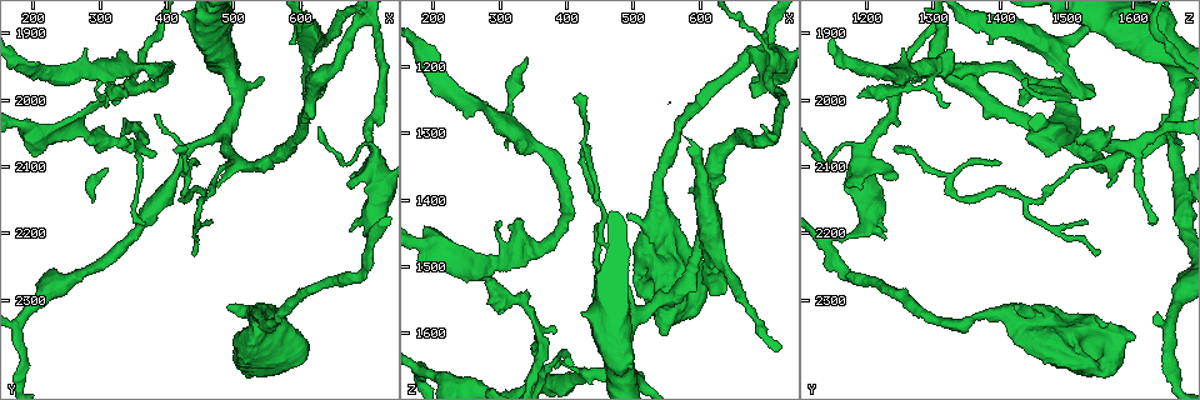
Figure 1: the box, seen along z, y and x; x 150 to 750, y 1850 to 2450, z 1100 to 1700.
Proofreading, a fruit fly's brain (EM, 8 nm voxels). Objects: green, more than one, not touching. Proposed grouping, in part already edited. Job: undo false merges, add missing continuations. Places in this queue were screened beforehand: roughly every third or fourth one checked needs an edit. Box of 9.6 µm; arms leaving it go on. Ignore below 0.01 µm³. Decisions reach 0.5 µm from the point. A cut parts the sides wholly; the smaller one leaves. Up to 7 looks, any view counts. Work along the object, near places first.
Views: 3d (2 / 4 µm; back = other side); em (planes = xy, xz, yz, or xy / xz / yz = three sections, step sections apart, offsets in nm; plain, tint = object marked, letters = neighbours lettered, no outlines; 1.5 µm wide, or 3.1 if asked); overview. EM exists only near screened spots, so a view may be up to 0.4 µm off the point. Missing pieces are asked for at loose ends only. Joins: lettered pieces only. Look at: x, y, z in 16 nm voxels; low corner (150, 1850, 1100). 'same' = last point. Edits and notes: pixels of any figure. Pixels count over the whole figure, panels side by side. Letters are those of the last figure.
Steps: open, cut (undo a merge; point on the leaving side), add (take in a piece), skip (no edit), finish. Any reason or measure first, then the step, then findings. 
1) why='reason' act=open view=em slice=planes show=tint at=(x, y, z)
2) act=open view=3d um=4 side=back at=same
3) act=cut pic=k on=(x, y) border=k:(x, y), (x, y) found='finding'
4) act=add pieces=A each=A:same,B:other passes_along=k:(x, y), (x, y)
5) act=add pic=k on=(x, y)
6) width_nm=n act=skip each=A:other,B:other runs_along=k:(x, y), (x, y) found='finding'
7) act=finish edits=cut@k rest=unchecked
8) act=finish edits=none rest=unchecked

why='three-way junction' act=open view=em slice=planes show=letters at=(315, 1950, 1300)

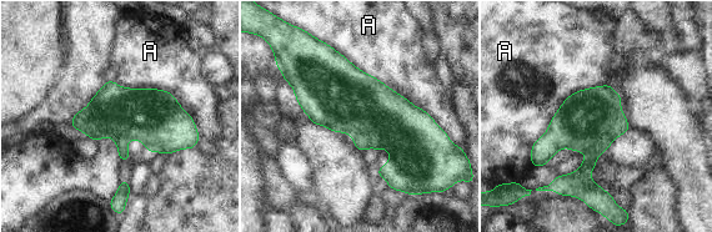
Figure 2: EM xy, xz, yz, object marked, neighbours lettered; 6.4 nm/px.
act=cut pic=2 on=(620, 126) each=A:other part_leaving=2:(618, 114), (588, 165), (566, 178) found='a second neuron is stuck on'

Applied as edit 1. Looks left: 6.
why='redraw' act=open view=overview

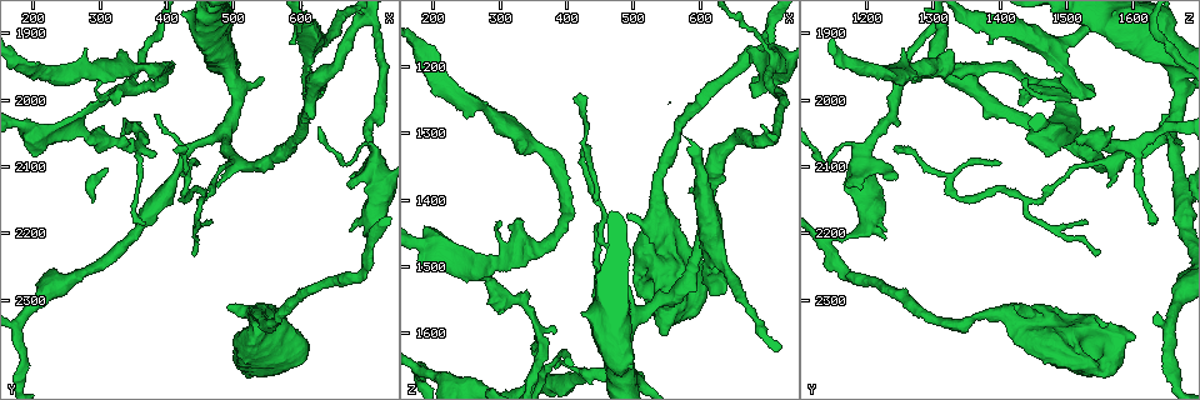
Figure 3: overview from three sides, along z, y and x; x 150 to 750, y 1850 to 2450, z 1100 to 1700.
why='a fork' act=open view=em slice=xy step=8 show=tint at=(705, 2220, 1145)

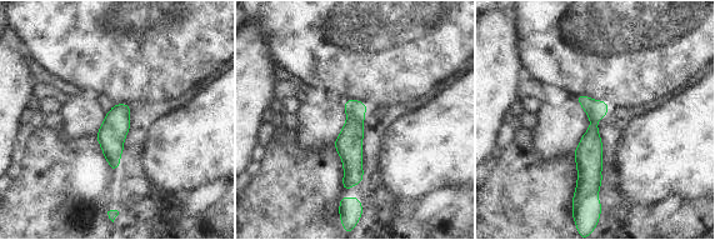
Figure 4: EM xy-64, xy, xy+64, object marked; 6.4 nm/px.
why='cut it another way' act=open view=em slice=planes show=tint at=same

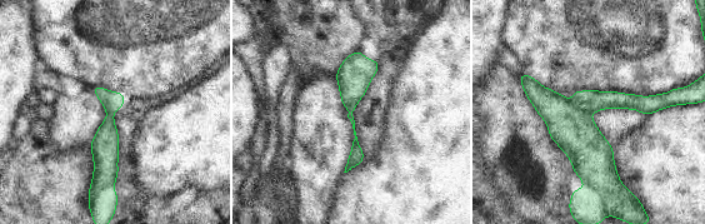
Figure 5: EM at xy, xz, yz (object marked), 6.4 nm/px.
why='what lies round it' act=open view=em slice=planes show=letters at=same

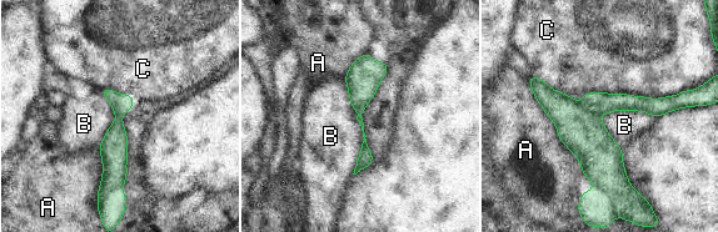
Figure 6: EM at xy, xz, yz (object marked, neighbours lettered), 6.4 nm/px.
width_nm=180 act=cut pic=6 on=(582, 131) each=A:other,B:other,C:other part_leaving=6:(547, 90), (601, 157), (594, 216) found='two neurons meet here'

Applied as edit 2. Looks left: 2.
act=finish edits=cut@2,cut@6 rest=unchecked

